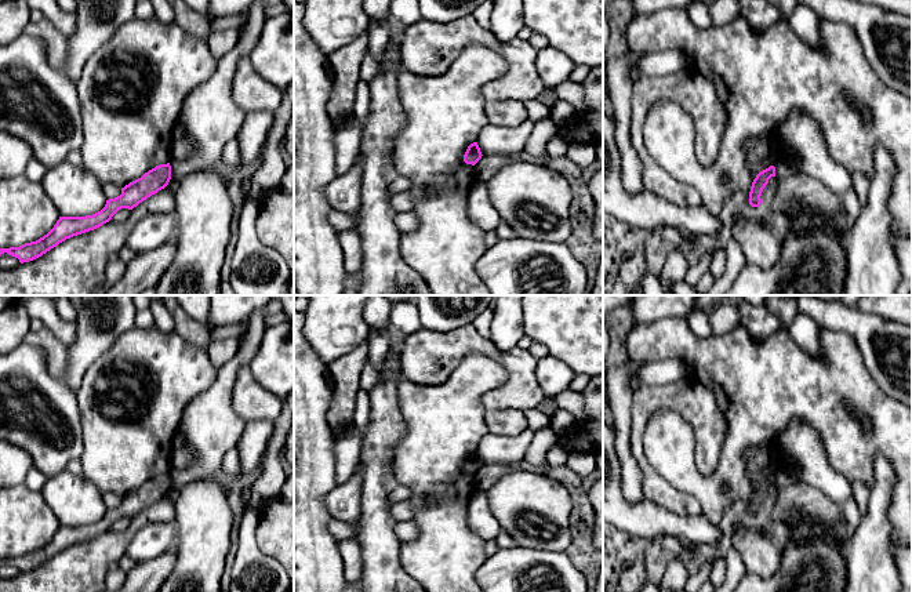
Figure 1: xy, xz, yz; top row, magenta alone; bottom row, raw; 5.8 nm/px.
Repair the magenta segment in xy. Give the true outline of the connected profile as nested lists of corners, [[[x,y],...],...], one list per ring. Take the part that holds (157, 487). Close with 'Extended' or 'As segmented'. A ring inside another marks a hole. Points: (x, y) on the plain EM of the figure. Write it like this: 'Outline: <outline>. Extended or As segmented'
Outline: [[[170,472],[156,475],[141,487],[121,497],[120,505],[106,509],[106,513],[101,520],[86,526],[59,526],[54,537],[39,549],[25,552],[19,556],[0,558],[0,564],[7,562],[18,567],[21,573],[33,570],[66,548],[102,535],[109,531],[119,519],[132,519],[152,504],[164,498],[170,489]]]. As segmented

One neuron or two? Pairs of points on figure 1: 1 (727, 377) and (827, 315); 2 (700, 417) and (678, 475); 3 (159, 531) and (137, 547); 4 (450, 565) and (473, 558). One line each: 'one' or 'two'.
1: two
2: two
3: one
4: one

